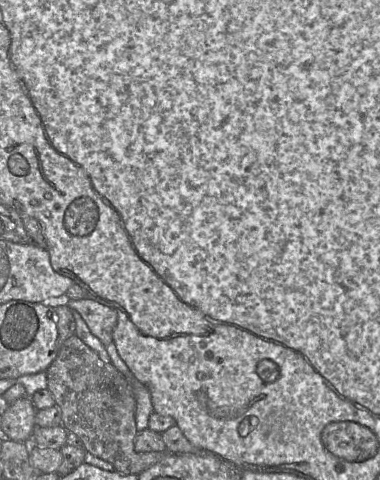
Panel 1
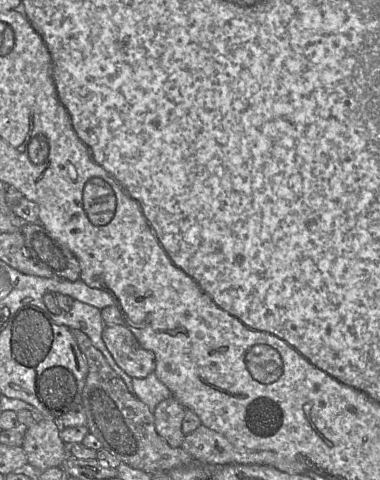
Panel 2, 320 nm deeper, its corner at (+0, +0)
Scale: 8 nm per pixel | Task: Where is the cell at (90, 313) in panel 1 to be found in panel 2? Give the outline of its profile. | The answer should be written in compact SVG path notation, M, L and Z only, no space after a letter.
M106 325L102 338L117 365L131 378L154 373L154 354L142 348L125 325Z

